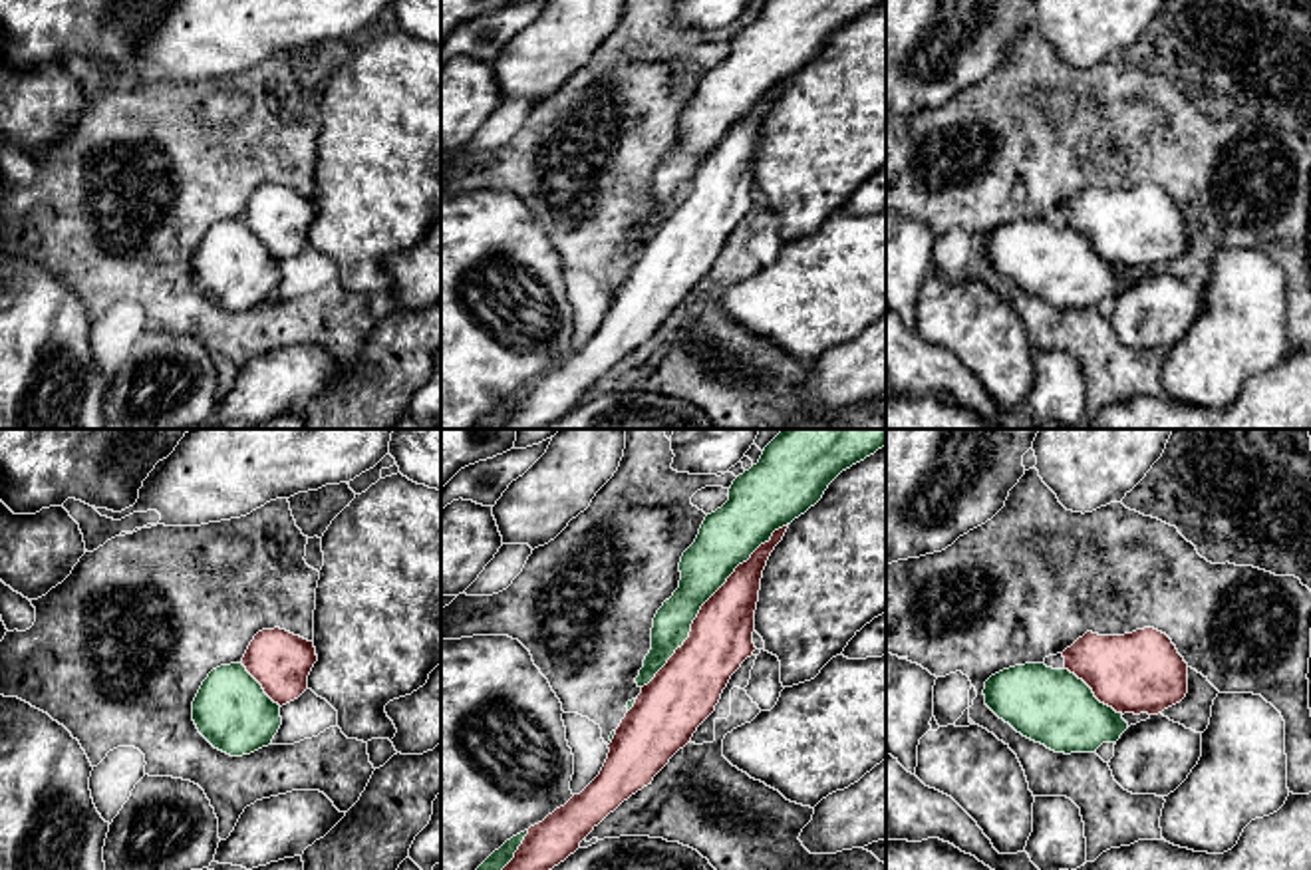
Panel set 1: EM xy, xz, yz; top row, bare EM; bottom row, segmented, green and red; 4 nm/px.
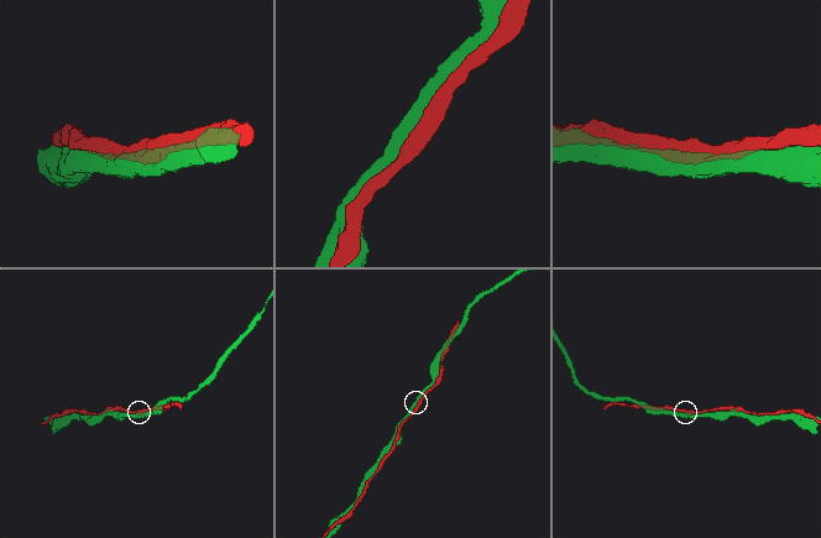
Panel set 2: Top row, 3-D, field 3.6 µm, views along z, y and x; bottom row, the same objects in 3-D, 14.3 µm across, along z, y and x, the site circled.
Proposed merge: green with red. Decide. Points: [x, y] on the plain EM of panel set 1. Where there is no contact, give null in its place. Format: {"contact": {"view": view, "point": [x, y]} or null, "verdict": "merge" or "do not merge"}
{"contact": {"view": "xz", "point": [706, 155]}, "verdict": "merge"}

